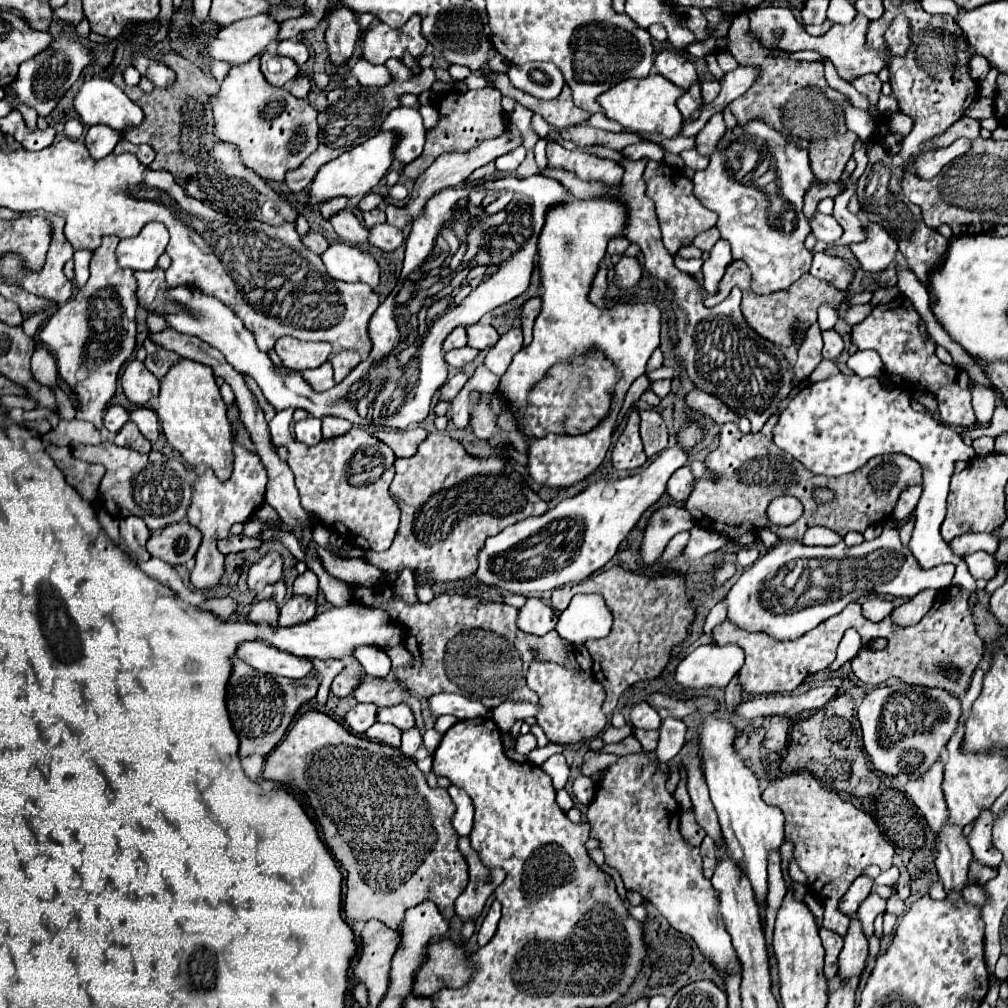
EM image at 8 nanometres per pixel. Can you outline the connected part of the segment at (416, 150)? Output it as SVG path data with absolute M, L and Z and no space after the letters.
M400 106L400 108L392 110L392 114L386 116L382 130L398 132L398 144L396 144L394 156L402 164L410 164L412 160L416 160L422 154L426 132L424 132L418 108Z

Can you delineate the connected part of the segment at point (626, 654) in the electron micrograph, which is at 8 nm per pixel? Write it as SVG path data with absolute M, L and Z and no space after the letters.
M614 566L610 570L604 570L600 576L596 574L576 586L566 584L562 588L556 588L552 592L552 608L566 610L572 596L578 592L602 594L606 606L614 616L612 630L606 638L586 642L586 648L594 658L594 676L606 688L602 710L606 716L612 716L620 694L628 686L640 680L652 680L662 674L662 670L670 662L672 648L688 638L696 610L694 606L690 606L690 598L686 596L686 580L680 574L660 574L650 578Z

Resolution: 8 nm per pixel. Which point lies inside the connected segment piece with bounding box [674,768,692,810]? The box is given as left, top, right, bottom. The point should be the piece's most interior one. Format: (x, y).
(681, 795)

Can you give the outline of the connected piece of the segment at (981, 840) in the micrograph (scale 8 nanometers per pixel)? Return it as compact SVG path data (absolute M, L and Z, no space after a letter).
M982 810L980 816L972 822L972 832L968 836L968 842L974 852L974 860L996 868L1002 860L1002 854L992 844L992 822L994 822L992 812Z

